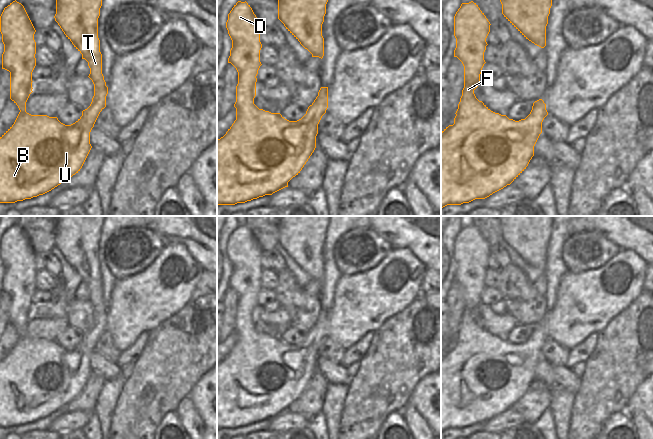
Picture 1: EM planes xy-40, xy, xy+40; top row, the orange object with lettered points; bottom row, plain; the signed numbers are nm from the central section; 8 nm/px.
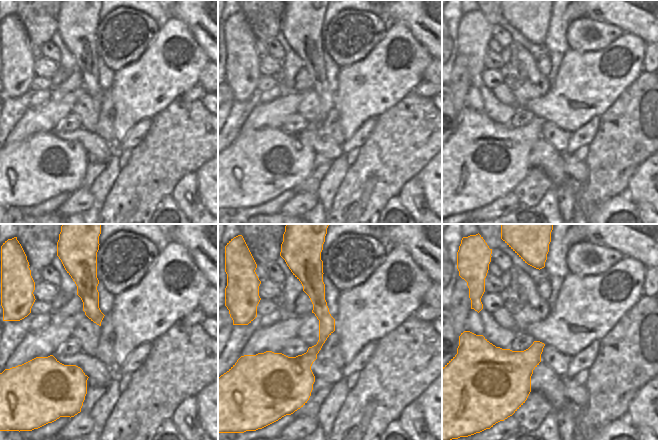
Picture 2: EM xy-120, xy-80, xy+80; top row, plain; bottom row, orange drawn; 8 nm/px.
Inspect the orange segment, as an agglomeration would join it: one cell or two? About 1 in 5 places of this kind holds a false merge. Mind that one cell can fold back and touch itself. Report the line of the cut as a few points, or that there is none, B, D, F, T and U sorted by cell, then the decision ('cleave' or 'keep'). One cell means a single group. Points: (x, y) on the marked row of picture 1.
no cut; B D F T U; keep

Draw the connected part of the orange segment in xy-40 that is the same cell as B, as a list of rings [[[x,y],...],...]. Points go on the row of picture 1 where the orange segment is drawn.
[[[16,0],[4,8],[0,16],[0,32],[4,44],[2,54],[2,69],[10,72],[10,99],[18,106],[20,112],[14,124],[0,137],[0,203],[15,203],[43,195],[67,179],[75,175],[82,168],[92,146],[90,132],[100,114],[106,107],[108,87],[102,74],[102,54],[98,38],[98,18],[102,0],[56,0],[55,21],[58,23],[66,37],[82,54],[82,59],[88,62],[90,68],[89,78],[94,84],[94,96],[90,106],[82,111],[82,116],[73,124],[65,125],[57,117],[47,115],[31,115],[26,112],[26,102],[32,91],[32,72],[36,66],[36,32],[24,6]]]

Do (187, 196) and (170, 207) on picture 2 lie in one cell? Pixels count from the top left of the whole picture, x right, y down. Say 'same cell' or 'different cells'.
different cells

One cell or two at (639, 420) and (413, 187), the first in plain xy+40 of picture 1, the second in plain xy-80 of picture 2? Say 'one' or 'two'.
one

